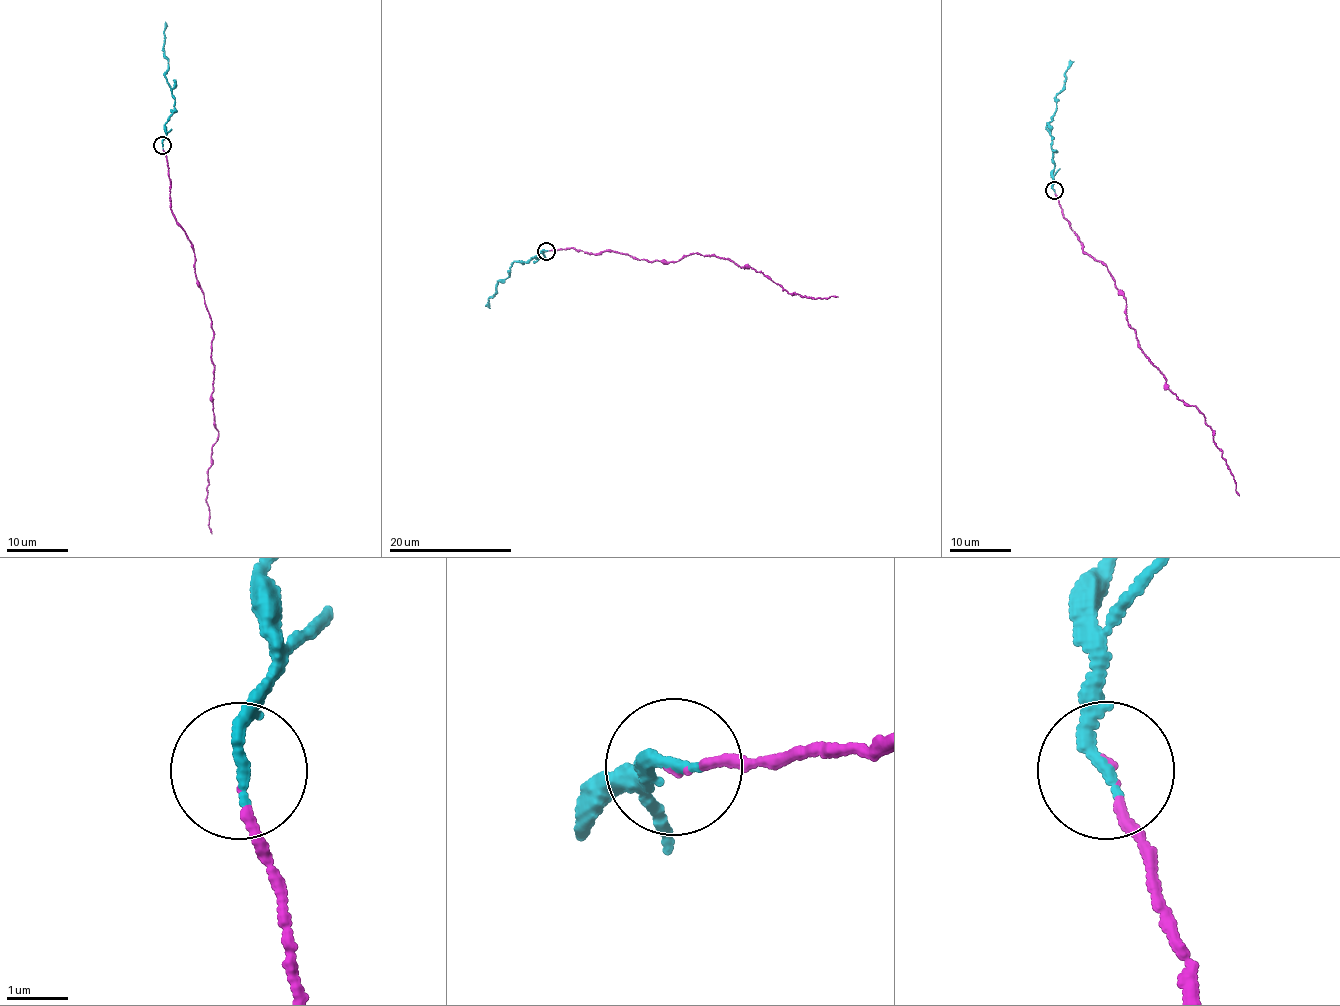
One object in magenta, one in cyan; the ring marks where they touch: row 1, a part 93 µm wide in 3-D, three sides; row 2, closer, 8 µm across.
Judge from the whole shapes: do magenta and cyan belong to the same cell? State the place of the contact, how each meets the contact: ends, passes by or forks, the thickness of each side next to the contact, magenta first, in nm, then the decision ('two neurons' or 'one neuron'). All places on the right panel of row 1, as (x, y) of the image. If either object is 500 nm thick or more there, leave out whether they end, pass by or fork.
at (1054, 190); magenta ends there; cyan ends there; 50 nm thick on the magenta side, 200 nm on the other; two neurons

